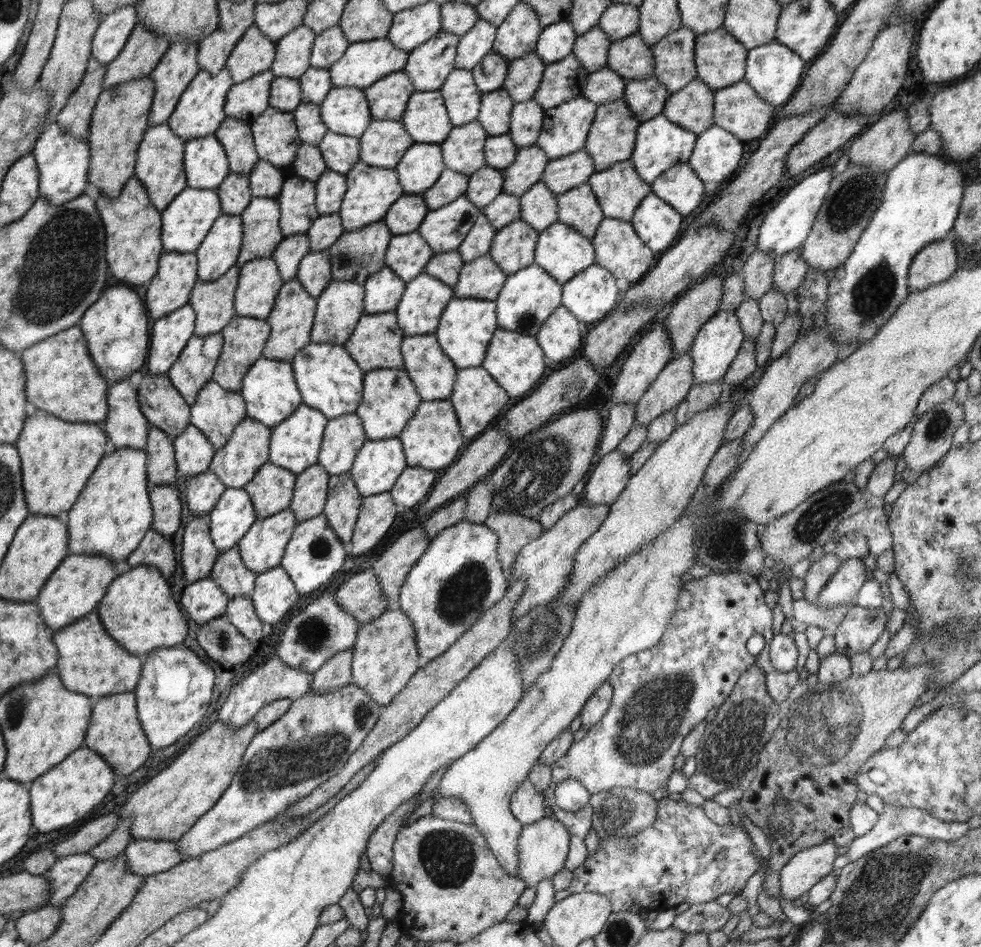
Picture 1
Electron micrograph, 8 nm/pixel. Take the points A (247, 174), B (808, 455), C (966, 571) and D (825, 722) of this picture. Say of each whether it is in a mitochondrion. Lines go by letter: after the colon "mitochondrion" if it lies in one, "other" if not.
A: other
B: other
C: mitochondrion
D: mitochondrion

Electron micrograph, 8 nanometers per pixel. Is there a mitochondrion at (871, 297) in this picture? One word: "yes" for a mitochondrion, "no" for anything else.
yes

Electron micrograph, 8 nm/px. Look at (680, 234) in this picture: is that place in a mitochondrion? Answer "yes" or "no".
no

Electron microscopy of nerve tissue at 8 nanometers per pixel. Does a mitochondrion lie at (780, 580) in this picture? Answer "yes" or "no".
no

